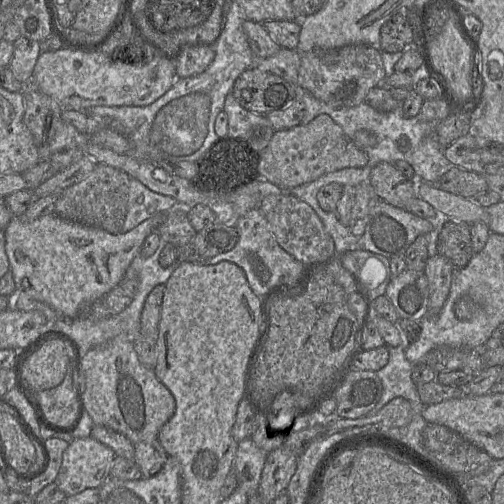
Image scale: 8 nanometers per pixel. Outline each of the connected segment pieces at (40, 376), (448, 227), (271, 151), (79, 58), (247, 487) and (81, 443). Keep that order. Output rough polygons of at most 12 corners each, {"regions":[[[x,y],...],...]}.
{"regions":[[[50,339],[23,364],[26,385],[37,391],[59,385],[67,350]],[[447,219],[437,251],[454,269],[474,254],[470,224]],[[321,114],[275,131],[258,177],[281,189],[348,167],[366,153]],[[101,51],[41,52],[32,84],[63,109],[147,106],[180,78]],[[238,442],[233,469],[248,496],[258,492],[267,454]],[[93,437],[75,438],[56,483],[67,496],[99,488],[116,454]]]}

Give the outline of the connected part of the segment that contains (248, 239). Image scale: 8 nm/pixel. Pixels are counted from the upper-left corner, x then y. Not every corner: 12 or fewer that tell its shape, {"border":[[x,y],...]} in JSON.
{"border":[[258,207],[234,224],[222,261],[244,271],[260,298],[296,285],[310,262],[280,247]]}

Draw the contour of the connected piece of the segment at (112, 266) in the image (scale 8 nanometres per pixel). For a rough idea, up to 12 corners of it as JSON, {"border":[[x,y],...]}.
{"border":[[13,216],[17,292],[84,316],[123,279],[164,216],[123,234]]}

